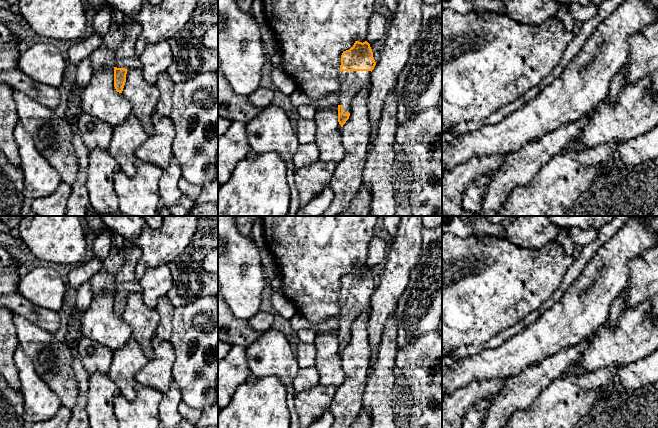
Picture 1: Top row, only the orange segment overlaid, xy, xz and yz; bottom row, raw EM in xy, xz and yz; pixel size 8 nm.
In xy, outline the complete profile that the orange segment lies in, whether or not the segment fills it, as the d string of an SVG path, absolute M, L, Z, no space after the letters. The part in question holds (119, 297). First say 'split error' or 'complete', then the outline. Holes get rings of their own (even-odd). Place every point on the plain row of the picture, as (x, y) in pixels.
split error | M125 240L122 247L124 261L121 270L116 275L116 289L114 291L114 311L119 317L123 315L127 295L141 291L136 271L136 265L142 253L141 248L136 242L128 240Z

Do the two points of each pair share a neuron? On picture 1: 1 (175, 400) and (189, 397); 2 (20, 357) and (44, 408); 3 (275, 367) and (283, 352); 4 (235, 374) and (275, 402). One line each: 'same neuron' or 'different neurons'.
1: different neurons
2: same neuron
3: same neuron
4: different neurons

